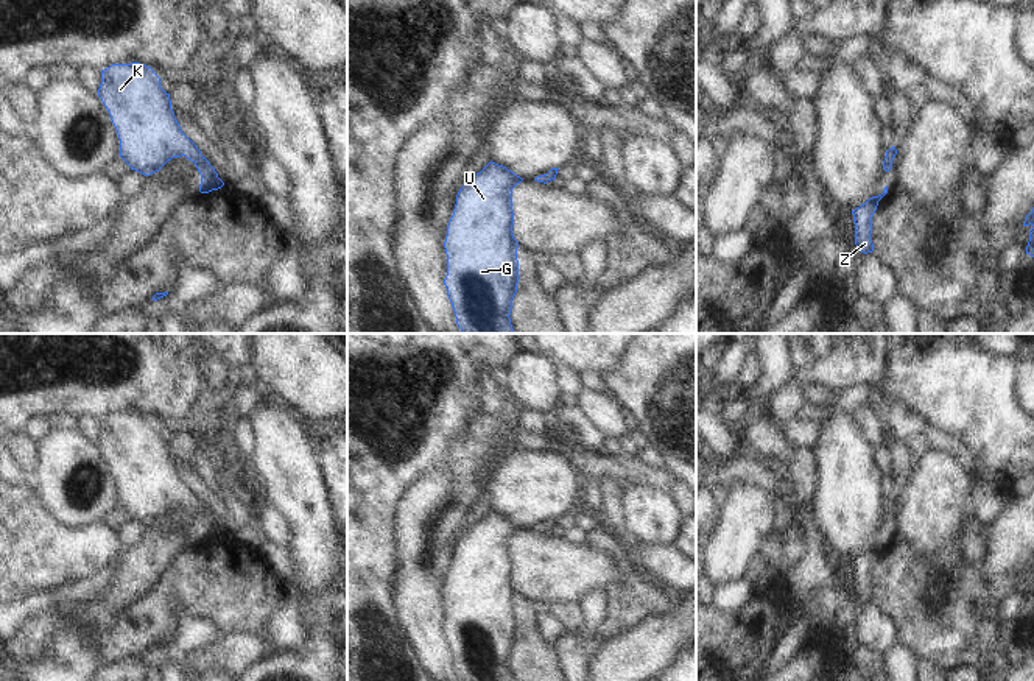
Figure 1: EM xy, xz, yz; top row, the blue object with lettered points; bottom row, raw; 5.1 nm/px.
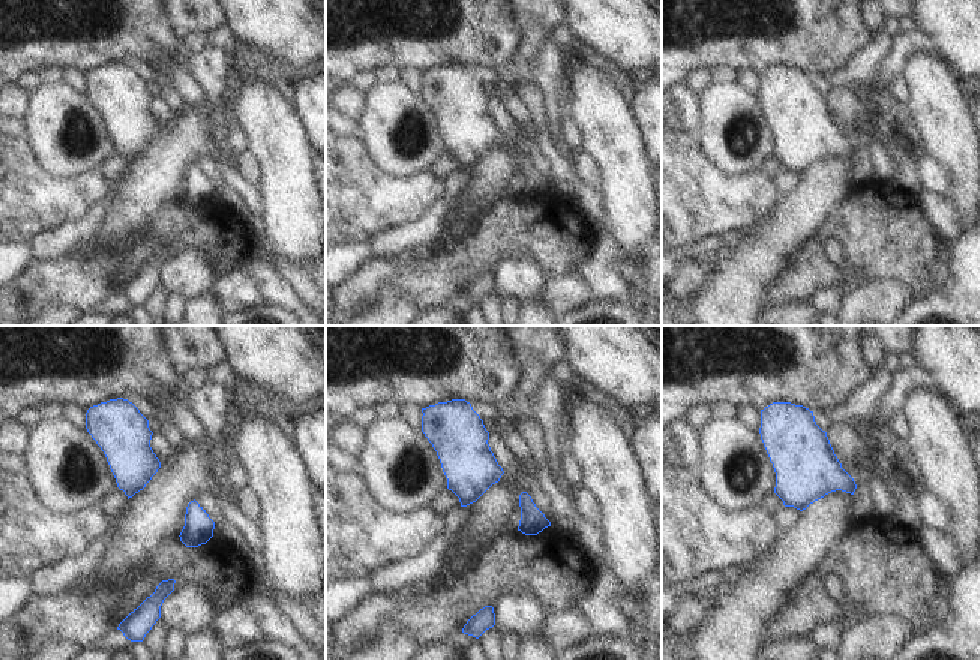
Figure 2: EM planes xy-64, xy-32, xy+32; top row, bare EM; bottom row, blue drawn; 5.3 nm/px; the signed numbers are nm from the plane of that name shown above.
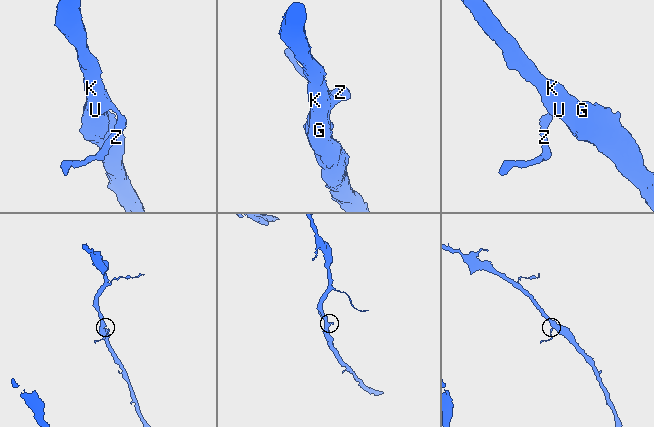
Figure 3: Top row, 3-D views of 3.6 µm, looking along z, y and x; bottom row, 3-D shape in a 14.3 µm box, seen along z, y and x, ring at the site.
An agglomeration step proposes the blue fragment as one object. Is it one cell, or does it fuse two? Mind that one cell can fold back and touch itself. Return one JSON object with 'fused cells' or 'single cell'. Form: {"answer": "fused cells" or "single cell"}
{"answer": "single cell"}

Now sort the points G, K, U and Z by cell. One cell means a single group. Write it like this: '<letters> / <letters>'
G K U Z

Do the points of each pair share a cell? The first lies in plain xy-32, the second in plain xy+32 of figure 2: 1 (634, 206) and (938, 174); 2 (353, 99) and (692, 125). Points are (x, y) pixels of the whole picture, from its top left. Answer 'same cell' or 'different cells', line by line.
1: different cells
2: same cell

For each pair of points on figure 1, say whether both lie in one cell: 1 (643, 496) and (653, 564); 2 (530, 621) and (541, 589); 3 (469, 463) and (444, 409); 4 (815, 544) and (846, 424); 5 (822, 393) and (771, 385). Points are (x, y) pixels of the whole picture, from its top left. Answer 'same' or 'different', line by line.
1: different
2: different
3: different
4: different
5: same

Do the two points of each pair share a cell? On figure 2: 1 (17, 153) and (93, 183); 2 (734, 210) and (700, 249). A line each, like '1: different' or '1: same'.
1: same
2: different

